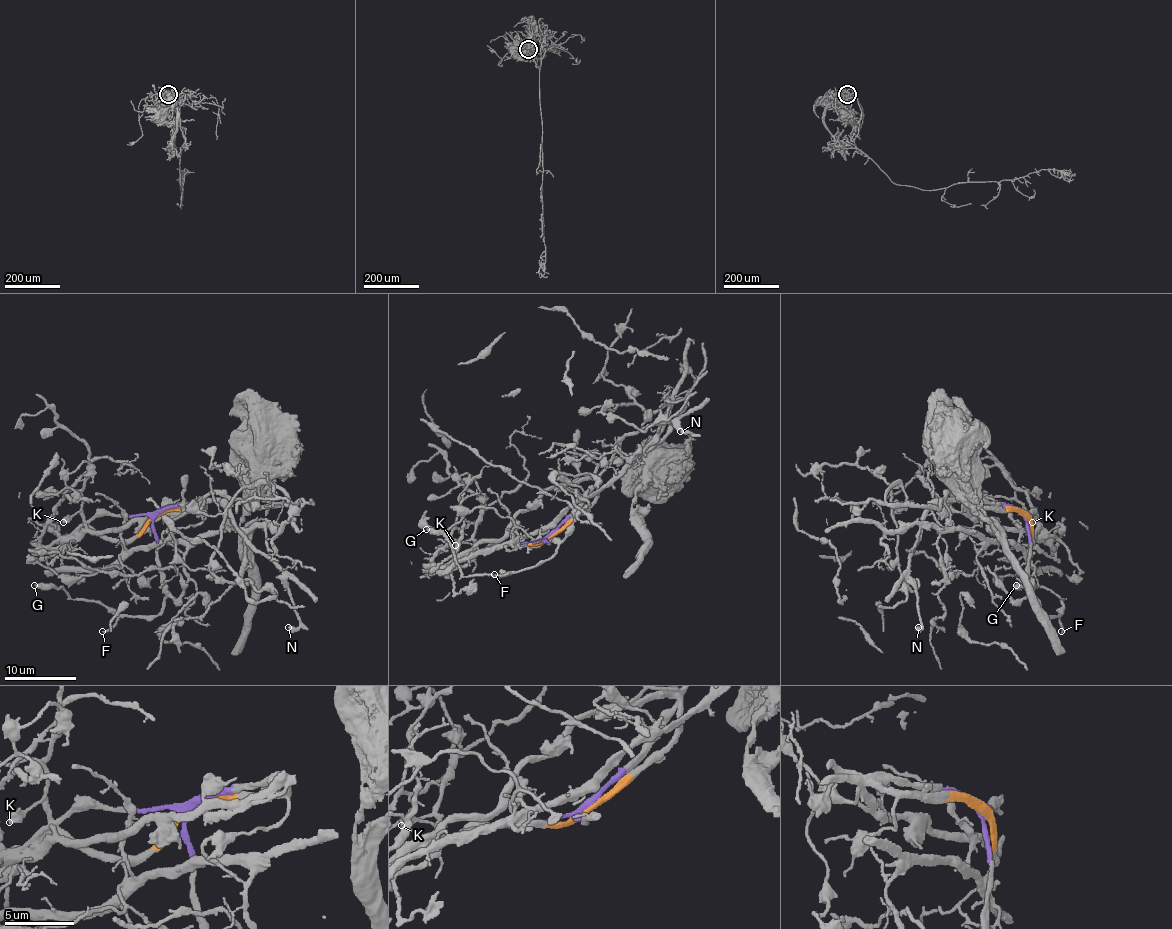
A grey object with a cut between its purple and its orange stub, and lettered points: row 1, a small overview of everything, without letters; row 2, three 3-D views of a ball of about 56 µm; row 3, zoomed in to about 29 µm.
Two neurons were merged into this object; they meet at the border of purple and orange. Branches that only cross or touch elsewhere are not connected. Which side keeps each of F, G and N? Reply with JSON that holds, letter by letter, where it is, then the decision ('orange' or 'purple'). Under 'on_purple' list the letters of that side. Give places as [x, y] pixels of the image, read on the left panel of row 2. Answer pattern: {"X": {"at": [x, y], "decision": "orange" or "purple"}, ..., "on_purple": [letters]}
{"F": {"at": [102, 631], "decision": "purple"}, "G": {"at": [34, 585], "decision": "purple"}, "N": {"at": [288, 627], "decision": "purple"}, "on_purple": ["F", "G", "N"]}

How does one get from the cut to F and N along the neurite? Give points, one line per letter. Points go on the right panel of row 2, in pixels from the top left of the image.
F: (1023, 515), (1030, 544), (1028, 589), (1048, 615), (1058, 615), (1062, 632)
N: (1023, 515), (994, 503), (967, 501), (937, 503), (926, 513), (912, 549), (910, 574), (919, 626)

